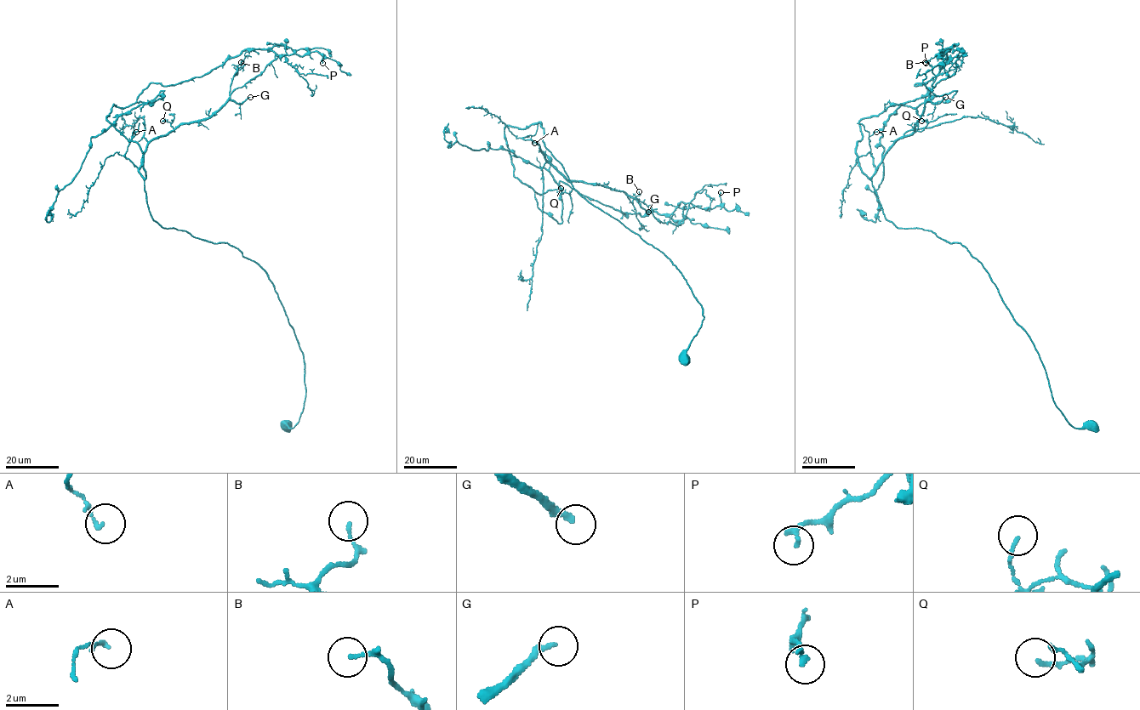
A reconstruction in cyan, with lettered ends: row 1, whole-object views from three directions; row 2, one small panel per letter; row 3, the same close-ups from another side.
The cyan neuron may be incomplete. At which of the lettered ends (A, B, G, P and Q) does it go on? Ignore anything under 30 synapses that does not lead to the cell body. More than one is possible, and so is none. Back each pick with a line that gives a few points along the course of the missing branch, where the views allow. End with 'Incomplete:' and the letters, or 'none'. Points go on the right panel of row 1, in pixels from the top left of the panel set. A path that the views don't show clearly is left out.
G: missing branch runs (945, 97), (951, 90), (968, 88), (980, 68), (960, 63), (951, 72), (957, 74), (937, 94), (895, 127)
Incomplete: G

